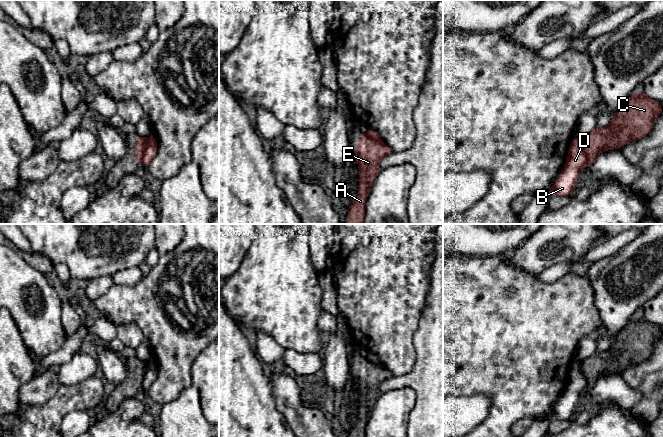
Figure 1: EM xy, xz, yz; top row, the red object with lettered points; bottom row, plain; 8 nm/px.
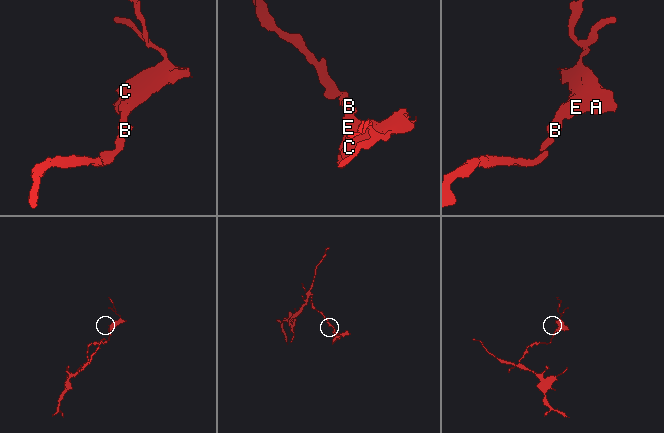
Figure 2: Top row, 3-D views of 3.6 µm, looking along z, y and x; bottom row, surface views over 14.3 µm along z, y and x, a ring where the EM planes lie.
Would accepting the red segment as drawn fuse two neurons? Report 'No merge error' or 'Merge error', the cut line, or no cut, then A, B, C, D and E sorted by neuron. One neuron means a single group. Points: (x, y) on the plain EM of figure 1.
Merge error. Split along yz (580, 362), (580, 368), (585, 379), (585, 389). Groups: A C E / B D

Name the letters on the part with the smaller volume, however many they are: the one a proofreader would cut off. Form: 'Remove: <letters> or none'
Remove: A, C, E

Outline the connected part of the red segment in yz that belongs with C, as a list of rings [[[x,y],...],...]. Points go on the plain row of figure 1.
[[[641,313],[632,318],[618,331],[607,351],[595,351],[581,362],[586,379],[585,390],[590,392],[602,376],[620,374],[626,367],[648,359],[662,335],[662,329],[646,320]]]

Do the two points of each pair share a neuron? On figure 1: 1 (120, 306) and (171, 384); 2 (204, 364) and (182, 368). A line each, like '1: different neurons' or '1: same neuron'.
1: same neuron
2: different neurons

